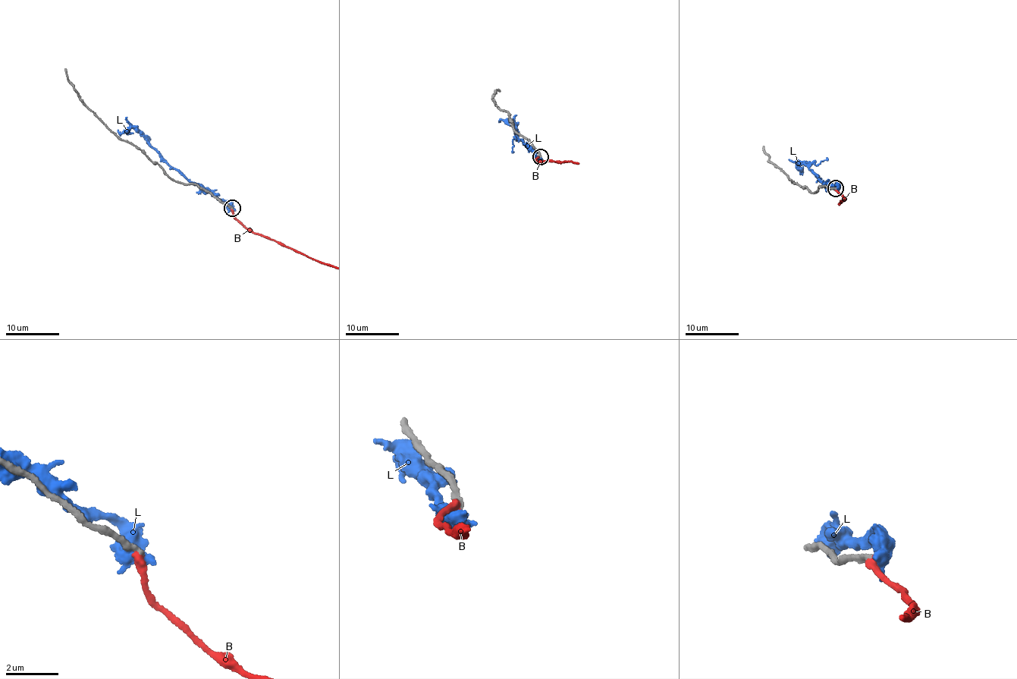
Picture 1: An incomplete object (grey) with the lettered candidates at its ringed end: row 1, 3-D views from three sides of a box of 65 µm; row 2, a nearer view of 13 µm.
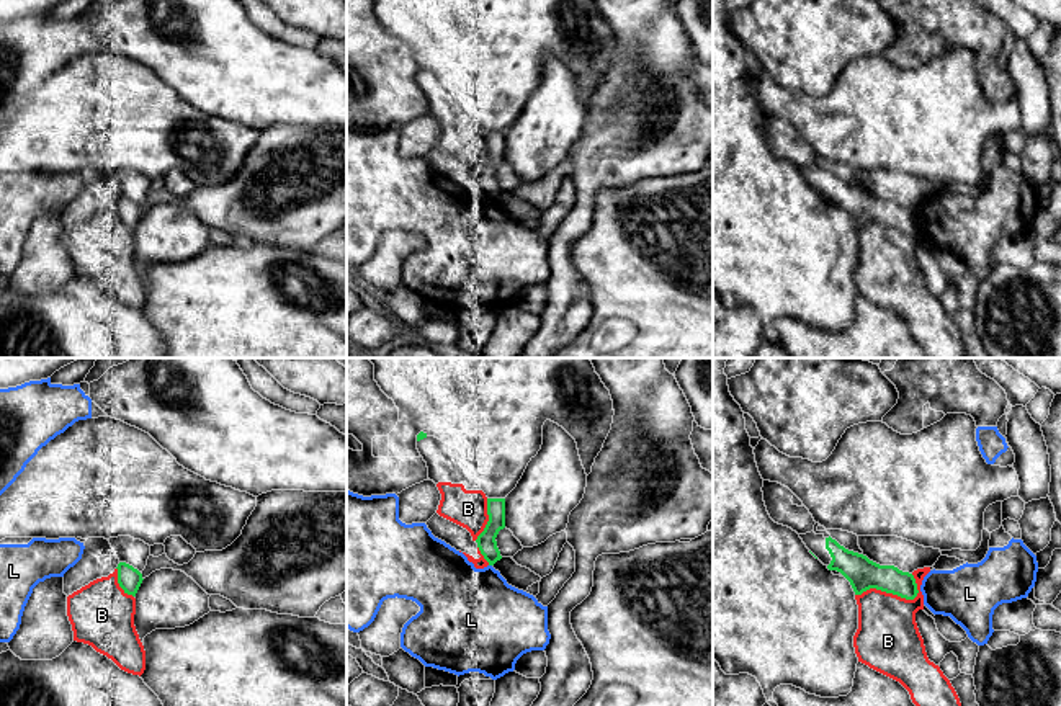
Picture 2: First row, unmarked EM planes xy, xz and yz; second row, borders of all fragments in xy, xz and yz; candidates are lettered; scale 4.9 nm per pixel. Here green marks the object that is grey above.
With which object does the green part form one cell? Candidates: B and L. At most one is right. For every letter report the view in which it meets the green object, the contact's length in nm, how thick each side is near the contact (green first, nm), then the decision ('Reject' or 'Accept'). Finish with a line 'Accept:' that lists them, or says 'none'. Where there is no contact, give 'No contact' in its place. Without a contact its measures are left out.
B: Touches green in yz. Shared border 320 nm. Thickness 160 nm (green) against 320 nm. Accept
L: No contact. Reject
Accept: B

